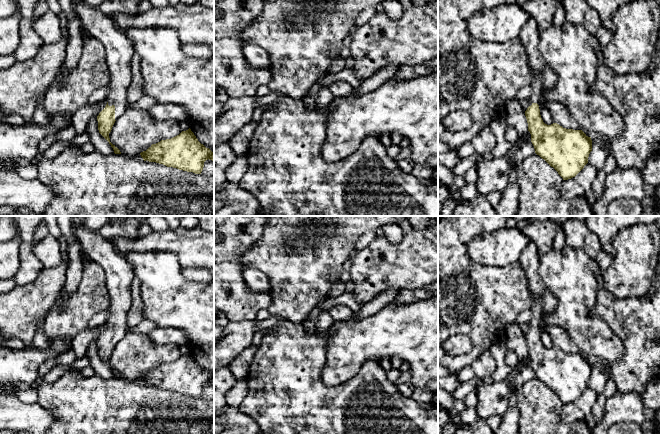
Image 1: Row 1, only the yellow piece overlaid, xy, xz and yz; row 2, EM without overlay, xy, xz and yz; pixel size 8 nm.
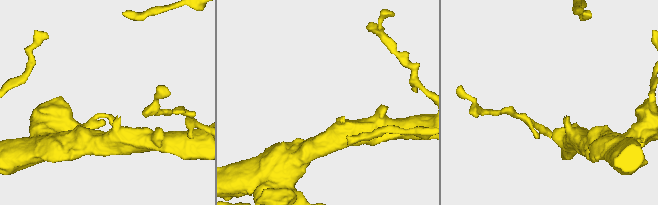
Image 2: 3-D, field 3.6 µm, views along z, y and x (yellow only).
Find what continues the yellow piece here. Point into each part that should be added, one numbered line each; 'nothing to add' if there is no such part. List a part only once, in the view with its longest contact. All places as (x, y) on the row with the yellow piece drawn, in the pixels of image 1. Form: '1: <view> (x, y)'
1: xy (119, 50)

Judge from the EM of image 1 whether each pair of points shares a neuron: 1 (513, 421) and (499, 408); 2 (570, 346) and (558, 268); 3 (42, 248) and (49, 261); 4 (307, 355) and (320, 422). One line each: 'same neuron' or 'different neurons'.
1: different neurons
2: different neurons
3: same neuron
4: same neuron

